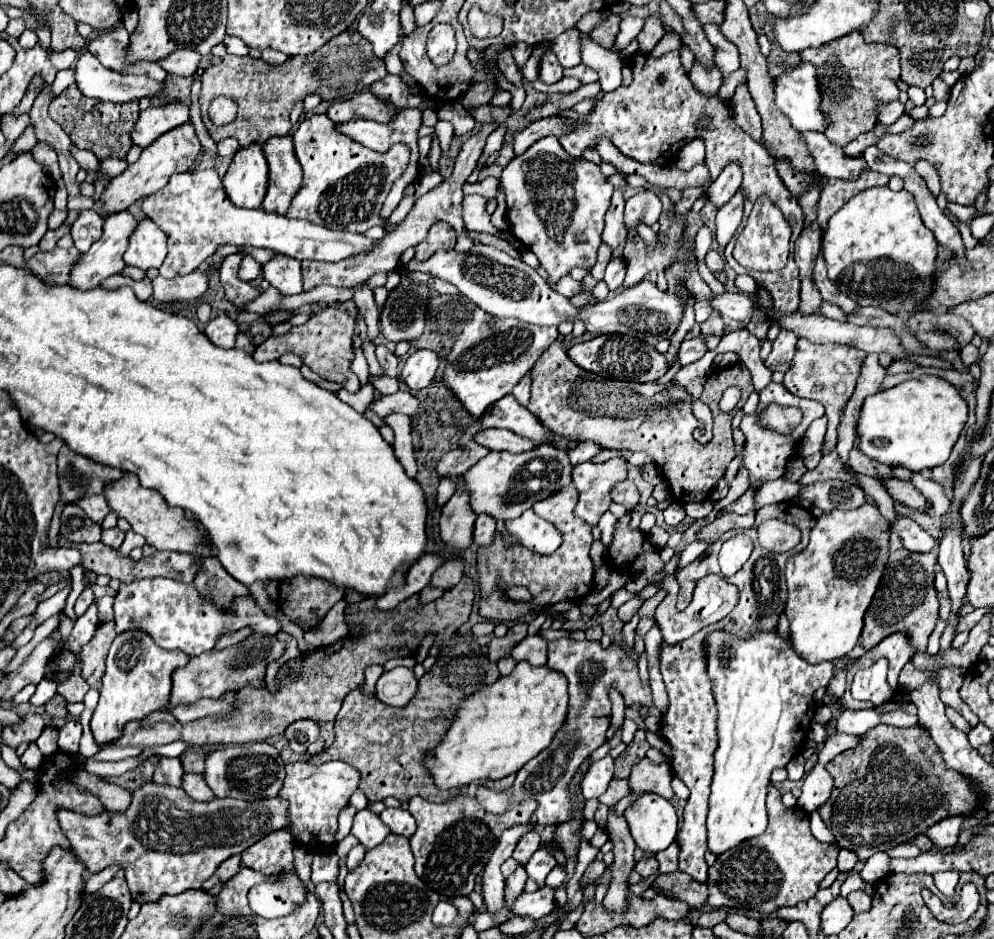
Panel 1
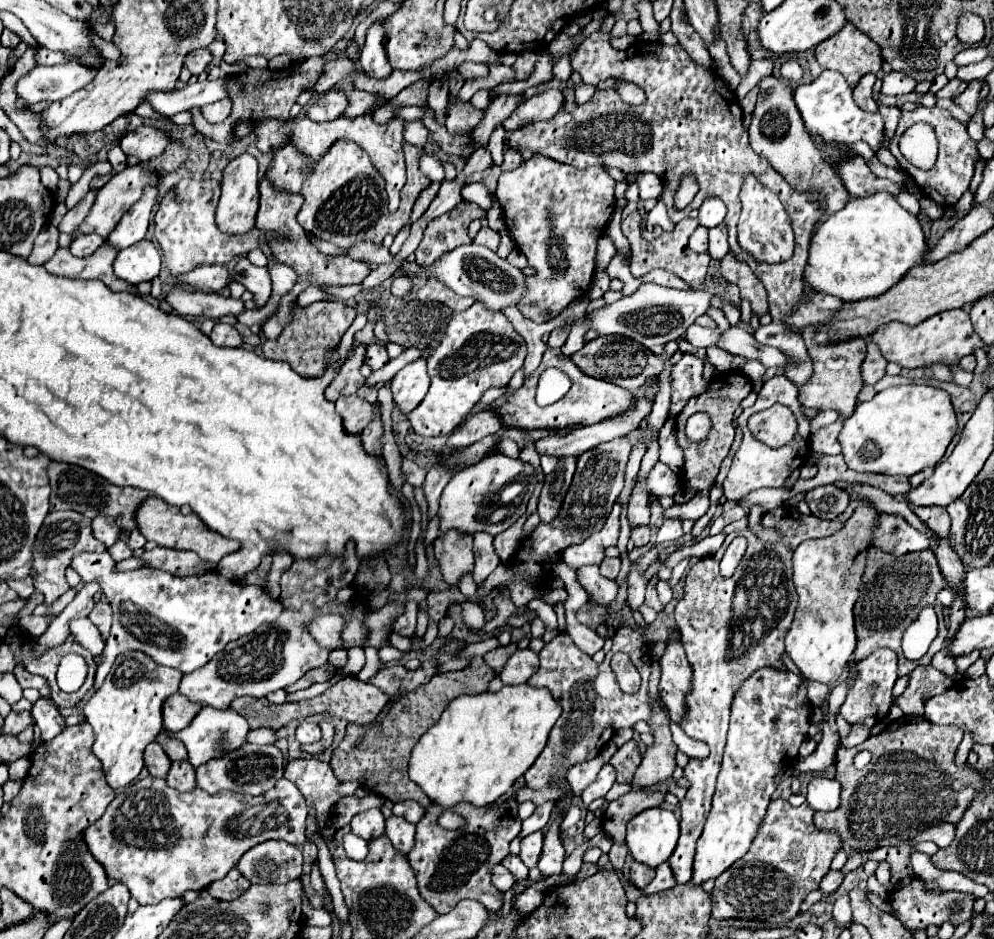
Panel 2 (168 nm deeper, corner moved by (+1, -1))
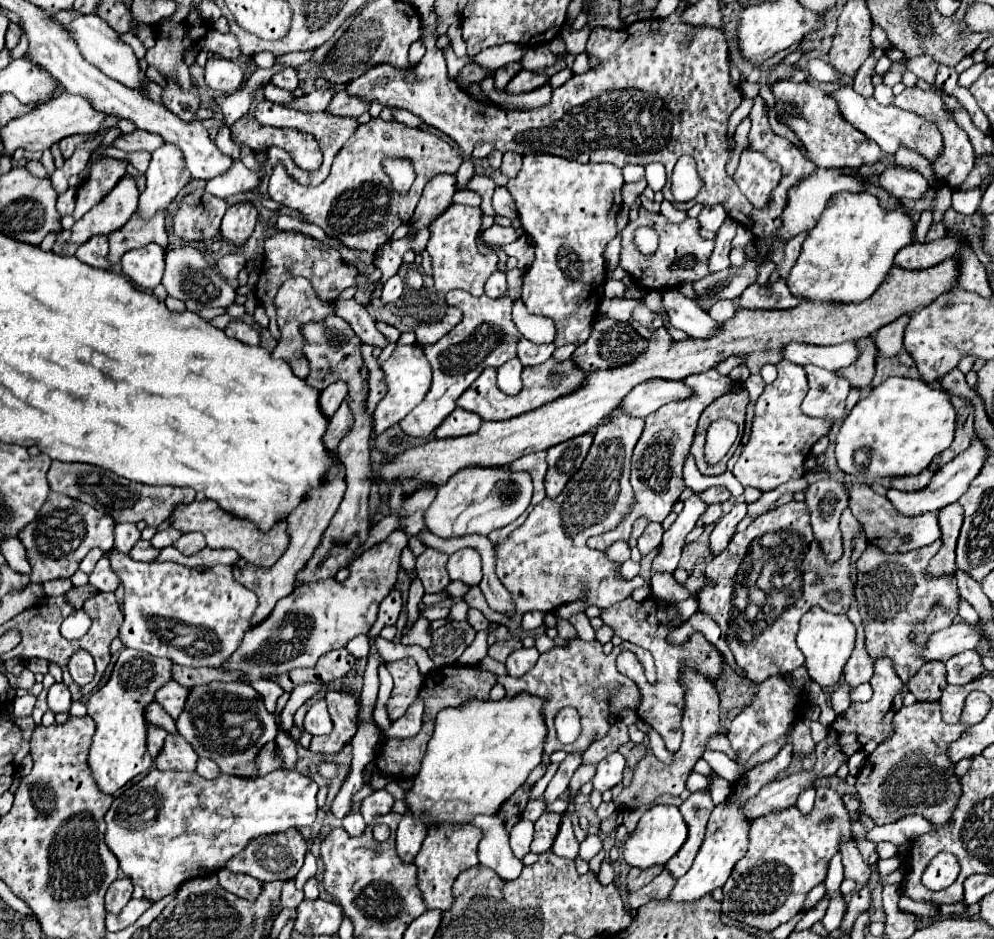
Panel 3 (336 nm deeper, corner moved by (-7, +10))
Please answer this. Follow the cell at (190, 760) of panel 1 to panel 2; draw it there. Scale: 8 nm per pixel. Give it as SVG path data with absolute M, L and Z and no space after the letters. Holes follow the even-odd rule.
M166 730L160 732L160 736L156 738L160 742L160 746L164 748L164 752L168 754L168 758L172 762L178 762L178 760L186 760L186 746L176 740L176 738L166 738Z

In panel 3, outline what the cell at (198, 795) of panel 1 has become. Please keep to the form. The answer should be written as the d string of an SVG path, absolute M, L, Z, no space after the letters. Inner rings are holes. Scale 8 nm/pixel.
M170 733L164 741L162 753L154 759L154 765L160 771L194 771L196 761L198 757L194 749L180 735Z

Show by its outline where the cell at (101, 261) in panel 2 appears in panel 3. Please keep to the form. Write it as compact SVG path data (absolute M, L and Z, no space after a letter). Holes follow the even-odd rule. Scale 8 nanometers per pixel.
M162 209L162 213L158 213L158 217L150 217L150 221L142 221L142 217L138 217L138 211L136 211L134 217L130 217L130 221L122 229L110 233L108 259L110 259L110 263L118 263L126 251L144 247L148 243L158 243L166 249L166 245L168 245L166 209Z

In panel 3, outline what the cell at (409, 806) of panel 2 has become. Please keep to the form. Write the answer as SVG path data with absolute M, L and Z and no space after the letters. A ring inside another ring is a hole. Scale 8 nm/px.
M477 815L471 823L482 829L482 841L478 845L478 859L480 859L480 863L490 867L492 871L496 871L506 881L514 879L522 871L524 865L522 865L520 859L514 857L514 853L512 853L512 849L508 845L508 831L506 831L504 821L498 815Z

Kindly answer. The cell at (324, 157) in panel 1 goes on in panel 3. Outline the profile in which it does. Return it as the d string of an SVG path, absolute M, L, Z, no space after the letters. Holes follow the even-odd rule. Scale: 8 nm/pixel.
M370 119L366 125L360 125L338 151L330 175L318 187L298 185L286 175L282 165L276 165L268 181L268 195L276 203L298 211L304 221L322 227L328 237L340 239L348 249L368 251L374 255L378 247L392 239L392 233L400 225L410 223L426 183L440 173L454 175L462 161L462 153L438 135L422 129L410 129L398 121L386 123L382 119ZM386 157L408 157L412 161L416 181L408 195L398 195L390 177L386 177L382 169L382 159Z

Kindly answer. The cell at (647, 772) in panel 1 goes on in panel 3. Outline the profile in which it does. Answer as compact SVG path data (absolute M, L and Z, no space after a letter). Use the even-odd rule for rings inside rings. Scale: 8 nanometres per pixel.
M626 597L618 605L610 605L610 607L602 609L600 619L606 625L610 625L622 641L630 641L634 645L640 645L654 655L656 669L658 669L658 681L654 685L650 685L646 681L644 669L636 661L634 655L620 655L618 657L618 671L622 675L634 679L638 689L642 691L642 705L638 705L638 709L636 709L638 717L662 735L662 739L666 743L666 749L670 753L676 753L680 749L680 743L682 743L682 727L680 727L682 705L684 705L684 689L682 689L682 683L680 683L682 673L684 673L684 669L694 669L694 671L704 673L704 677L710 679L710 683L716 683L722 675L722 657L720 657L718 649L702 633L694 633L682 645L672 645L668 641L668 633L670 633L672 627L682 625L684 619L678 617L678 609L674 605L652 599L652 597L648 597L640 603L634 601L632 597Z

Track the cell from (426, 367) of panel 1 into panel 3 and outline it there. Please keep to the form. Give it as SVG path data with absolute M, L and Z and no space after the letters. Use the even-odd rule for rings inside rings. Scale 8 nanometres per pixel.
M418 345L396 347L396 351L390 355L388 361L384 361L380 365L380 369L384 371L384 381L388 385L388 391L374 409L374 431L376 431L376 435L380 435L386 429L390 429L392 425L400 423L418 403L422 403L422 399L426 397L426 393L430 389L430 381L432 381L432 369L430 369L428 359L424 357L424 353Z

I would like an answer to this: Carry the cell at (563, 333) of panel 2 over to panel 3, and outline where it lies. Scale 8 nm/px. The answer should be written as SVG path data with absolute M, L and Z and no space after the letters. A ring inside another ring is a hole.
M524 337L518 339L518 357L524 367L544 363L552 356L554 349L556 347L552 343L550 345L534 345Z

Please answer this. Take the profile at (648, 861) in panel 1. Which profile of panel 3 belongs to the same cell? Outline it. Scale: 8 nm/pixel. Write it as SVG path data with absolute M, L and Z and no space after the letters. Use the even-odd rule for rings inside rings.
M660 865L650 867L650 869L646 869L646 871L642 871L642 869L630 869L630 871L628 871L628 879L626 879L628 891L638 891L640 887L648 885L656 875L662 873L662 869L664 869L664 867L660 867Z

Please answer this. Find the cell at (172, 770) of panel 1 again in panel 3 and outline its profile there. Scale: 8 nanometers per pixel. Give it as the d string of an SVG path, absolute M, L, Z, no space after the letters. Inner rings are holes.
M146 723L146 729L148 729L148 733L146 733L146 745L148 745L148 753L152 755L152 757L156 757L158 753L160 753L160 749L162 749L162 745L164 745L164 739L166 739L166 731L164 729L158 729L156 725L150 725L150 723Z

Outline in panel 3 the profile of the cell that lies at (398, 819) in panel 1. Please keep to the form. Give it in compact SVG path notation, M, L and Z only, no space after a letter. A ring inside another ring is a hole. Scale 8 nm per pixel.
M406 813L400 821L400 827L396 831L396 853L404 863L414 863L420 845L426 837L424 825L416 823L410 813Z

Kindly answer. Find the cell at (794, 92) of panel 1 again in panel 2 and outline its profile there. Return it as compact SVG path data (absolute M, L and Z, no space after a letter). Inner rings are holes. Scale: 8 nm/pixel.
M824 70L814 82L798 86L794 90L794 104L802 114L806 130L812 136L822 136L826 142L842 142L842 144L864 140L866 144L872 146L872 150L878 150L878 144L882 140L884 120L880 114L872 114L856 106L852 98L852 88L846 84L840 72Z

